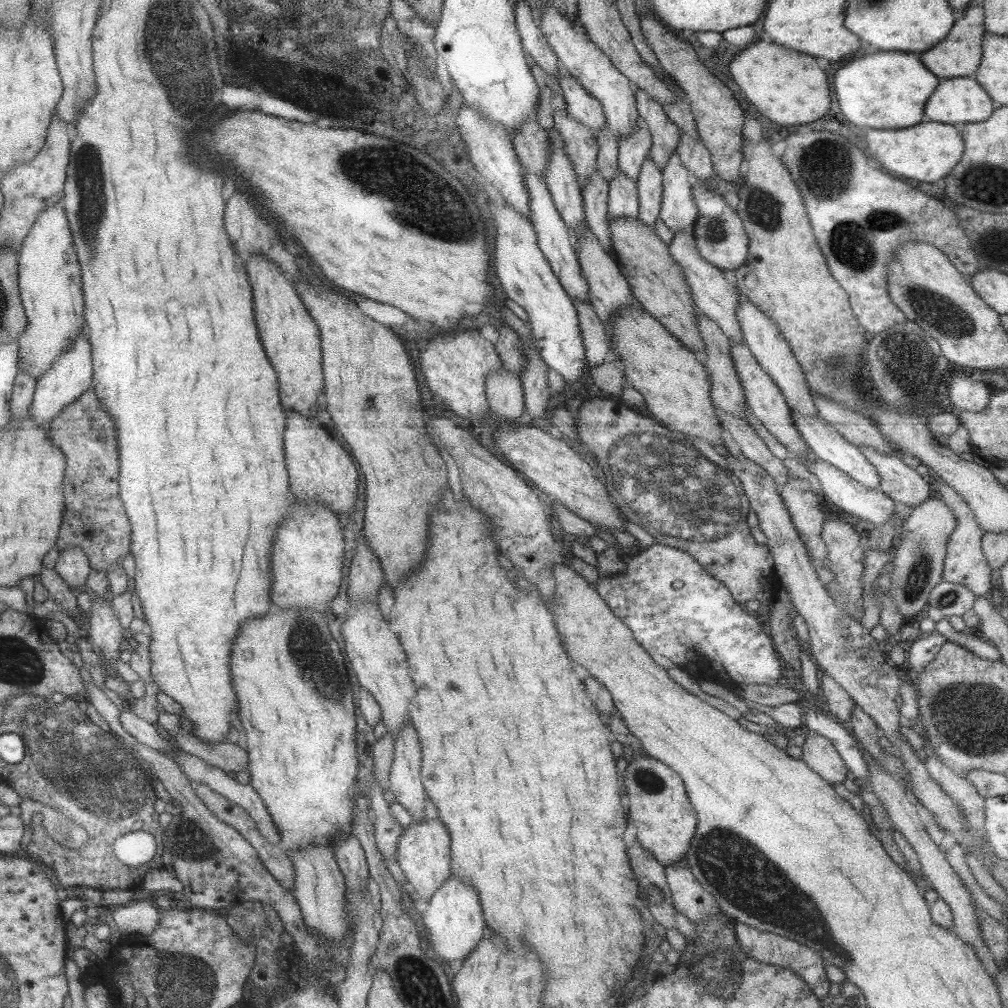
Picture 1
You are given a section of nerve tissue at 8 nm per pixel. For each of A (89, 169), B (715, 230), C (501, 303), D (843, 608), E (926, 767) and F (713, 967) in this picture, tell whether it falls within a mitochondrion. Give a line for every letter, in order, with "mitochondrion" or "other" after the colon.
A: mitochondrion
B: mitochondrion
C: other
D: other
E: other
F: mitochondrion

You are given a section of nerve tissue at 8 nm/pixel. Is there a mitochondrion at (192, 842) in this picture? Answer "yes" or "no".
yes

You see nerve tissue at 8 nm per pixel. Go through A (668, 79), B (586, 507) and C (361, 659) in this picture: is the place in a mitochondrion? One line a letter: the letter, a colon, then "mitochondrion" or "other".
A: other
B: other
C: other

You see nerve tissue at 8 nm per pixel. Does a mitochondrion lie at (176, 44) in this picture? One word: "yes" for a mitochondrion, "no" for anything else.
yes

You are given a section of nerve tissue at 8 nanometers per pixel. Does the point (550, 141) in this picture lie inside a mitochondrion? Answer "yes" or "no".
no

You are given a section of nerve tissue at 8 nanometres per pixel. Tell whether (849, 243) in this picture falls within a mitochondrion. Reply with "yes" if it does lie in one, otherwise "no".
yes

